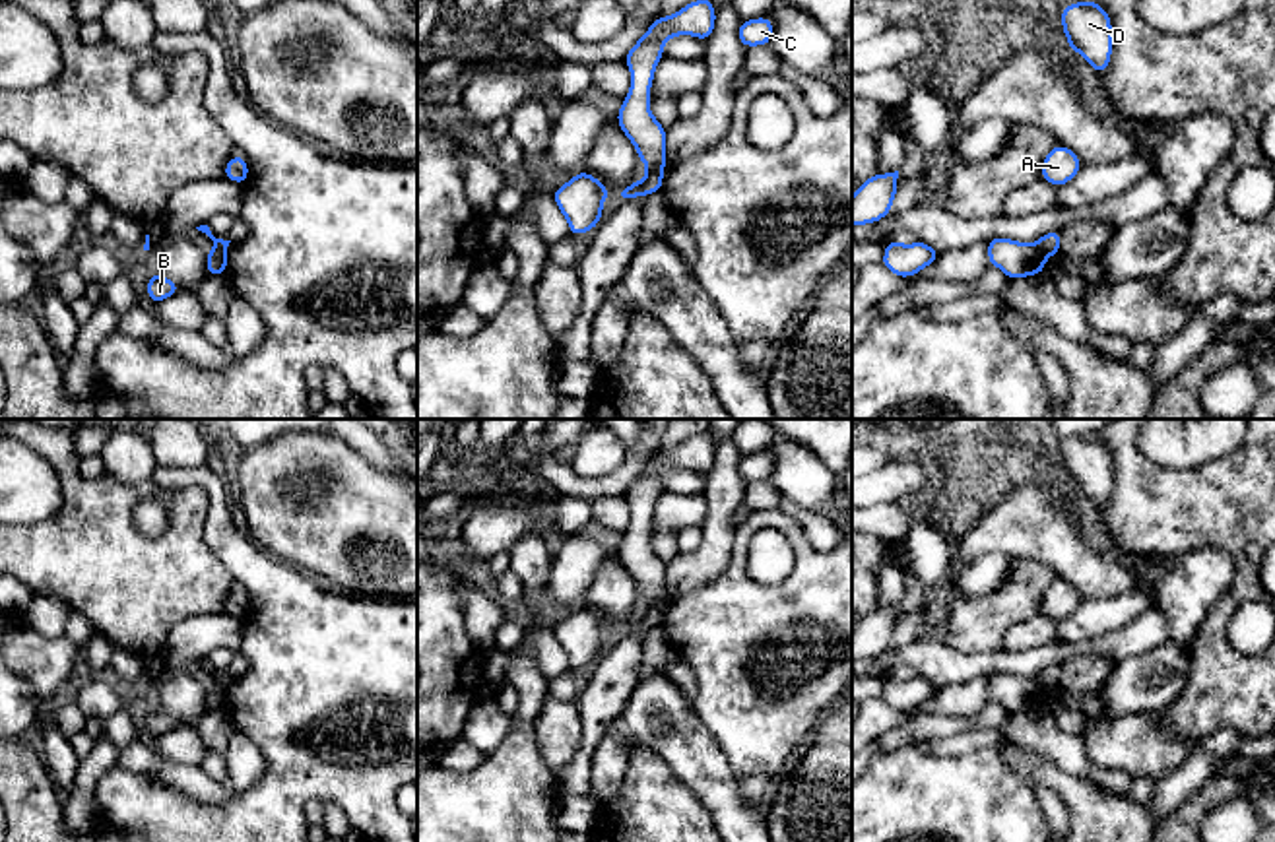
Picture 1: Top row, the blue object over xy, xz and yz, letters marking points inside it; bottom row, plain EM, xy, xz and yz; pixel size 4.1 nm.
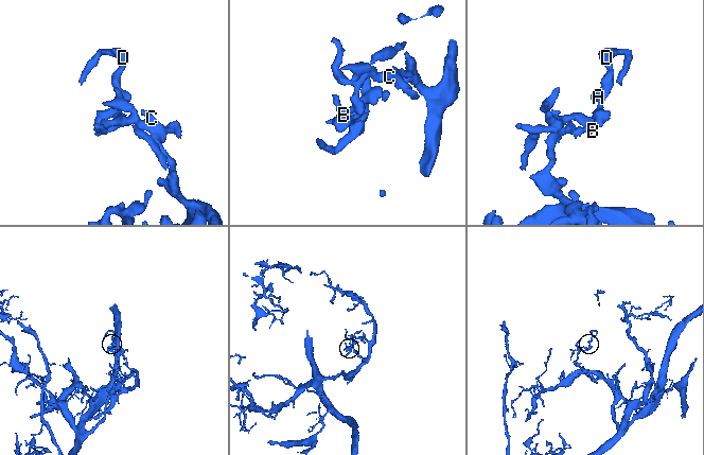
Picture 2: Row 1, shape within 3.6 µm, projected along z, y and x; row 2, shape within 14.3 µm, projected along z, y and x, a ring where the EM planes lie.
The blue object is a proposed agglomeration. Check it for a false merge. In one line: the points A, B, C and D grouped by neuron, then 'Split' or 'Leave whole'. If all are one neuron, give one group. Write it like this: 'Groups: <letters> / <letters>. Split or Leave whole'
Groups: A D / B C. Split

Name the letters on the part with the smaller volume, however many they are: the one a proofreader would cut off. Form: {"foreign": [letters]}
{"foreign": ["A", "D"]}

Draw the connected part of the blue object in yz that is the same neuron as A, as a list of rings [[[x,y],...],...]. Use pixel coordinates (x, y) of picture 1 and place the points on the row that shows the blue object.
[[[1056,144],[1044,157],[1040,178],[1054,186],[1067,184],[1083,169],[1081,159],[1075,151]]]

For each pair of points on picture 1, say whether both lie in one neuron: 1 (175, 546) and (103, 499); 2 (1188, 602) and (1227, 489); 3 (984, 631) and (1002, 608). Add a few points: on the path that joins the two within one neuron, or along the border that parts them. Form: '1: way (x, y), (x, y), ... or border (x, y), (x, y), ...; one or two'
1: way (156, 546), (142, 546), (115, 518); one
2: border (1173, 561), (1196, 550), (1221, 548), (1237, 573); two
3: way (984, 625), (996, 614); one

